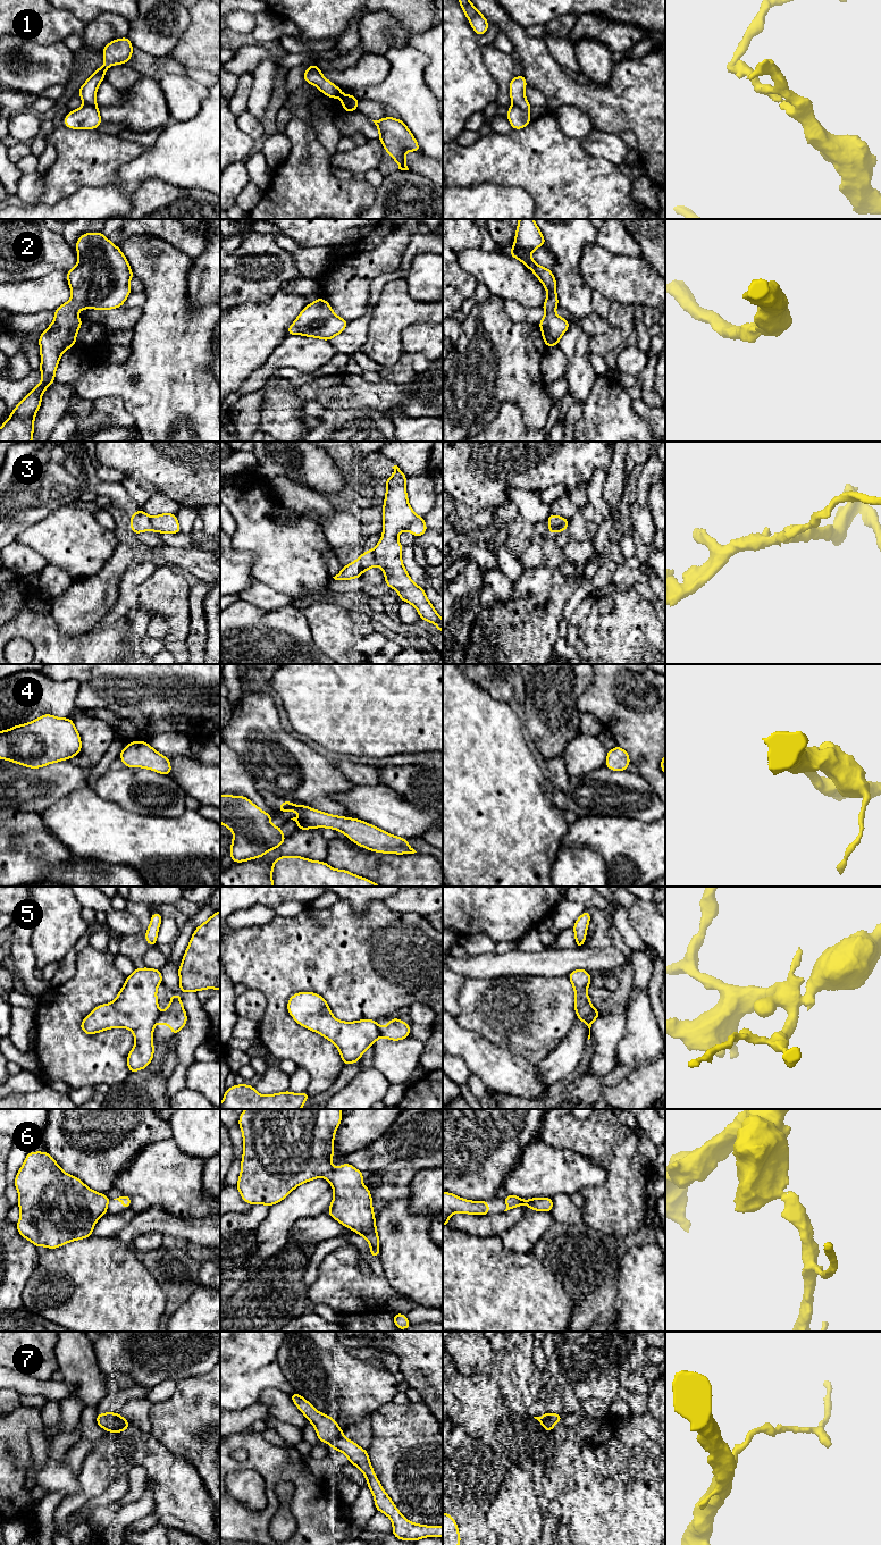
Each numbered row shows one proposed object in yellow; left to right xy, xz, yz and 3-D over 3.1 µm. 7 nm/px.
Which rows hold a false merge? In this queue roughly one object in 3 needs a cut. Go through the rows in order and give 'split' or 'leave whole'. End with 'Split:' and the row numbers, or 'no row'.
1: split
2: leave whole
3: split
4: leave whole
5: split
6: leave whole
7: split
Split: 1, 3, 5, 7

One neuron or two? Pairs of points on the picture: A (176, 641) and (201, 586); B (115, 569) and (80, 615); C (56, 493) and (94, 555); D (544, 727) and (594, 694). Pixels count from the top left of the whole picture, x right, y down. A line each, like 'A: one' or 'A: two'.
A: two
B: one
C: two
D: two

